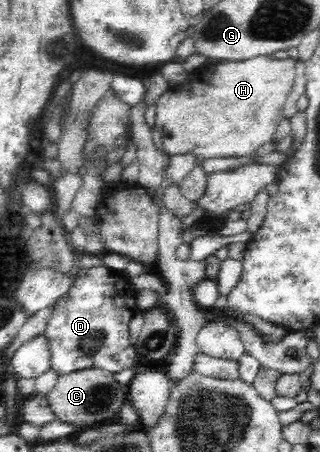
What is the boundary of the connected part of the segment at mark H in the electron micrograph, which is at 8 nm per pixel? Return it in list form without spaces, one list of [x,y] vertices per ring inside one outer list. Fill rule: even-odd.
[[[267,55],[243,61],[207,64],[192,72],[189,82],[169,86],[155,106],[156,126],[161,132],[165,155],[191,152],[204,159],[251,156],[275,136],[277,126],[285,118],[283,107],[295,82],[295,62],[291,57],[278,59]]]

